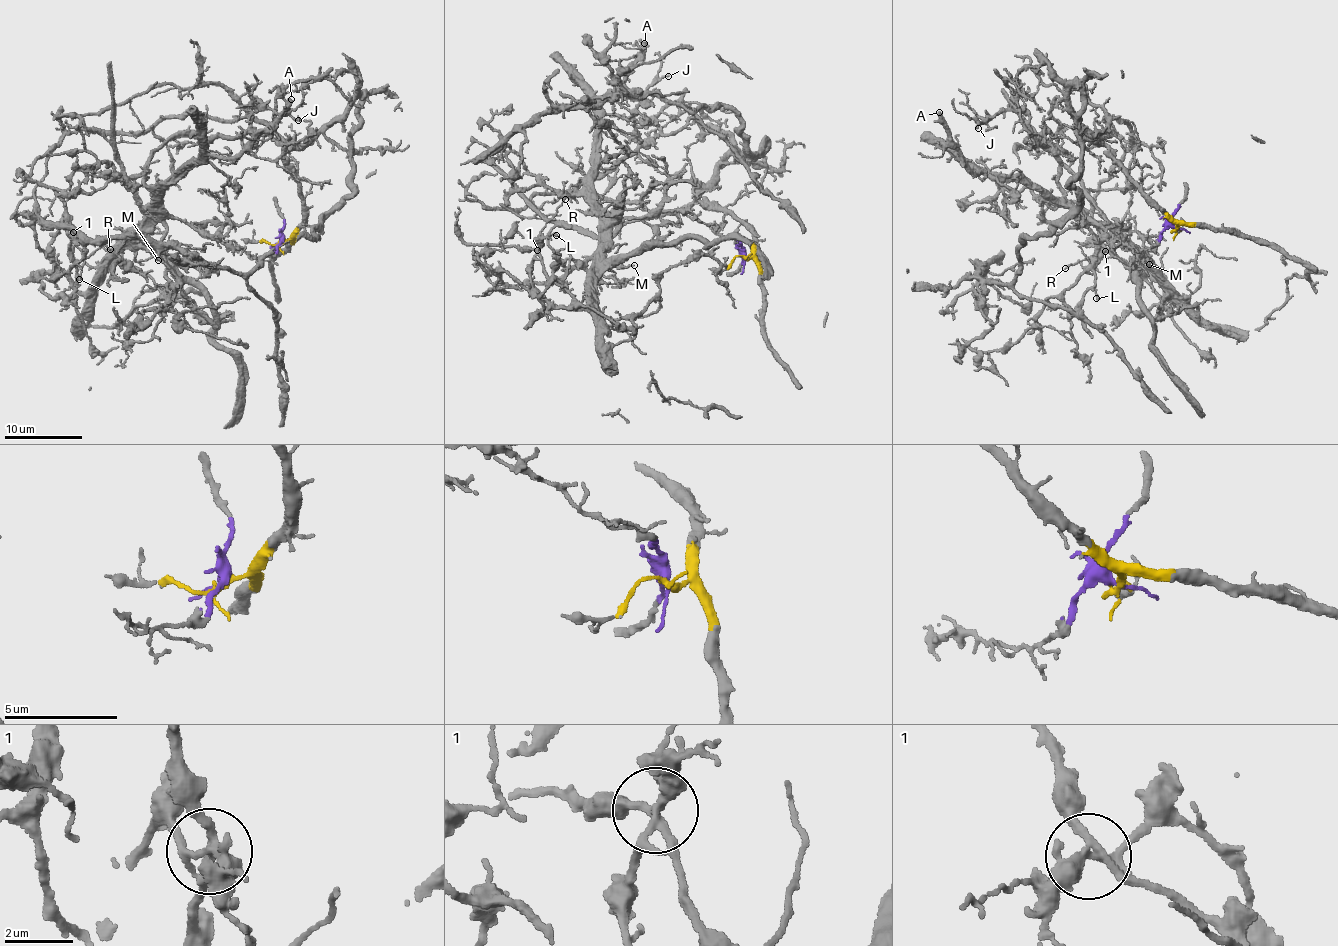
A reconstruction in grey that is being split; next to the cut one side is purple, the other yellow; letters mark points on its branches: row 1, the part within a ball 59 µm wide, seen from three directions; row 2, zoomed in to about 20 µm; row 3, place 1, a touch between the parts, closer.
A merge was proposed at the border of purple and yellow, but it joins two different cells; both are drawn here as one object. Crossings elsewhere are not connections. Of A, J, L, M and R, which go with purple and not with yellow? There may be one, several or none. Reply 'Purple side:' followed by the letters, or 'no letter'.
Purple side: A, J, L, M, R

